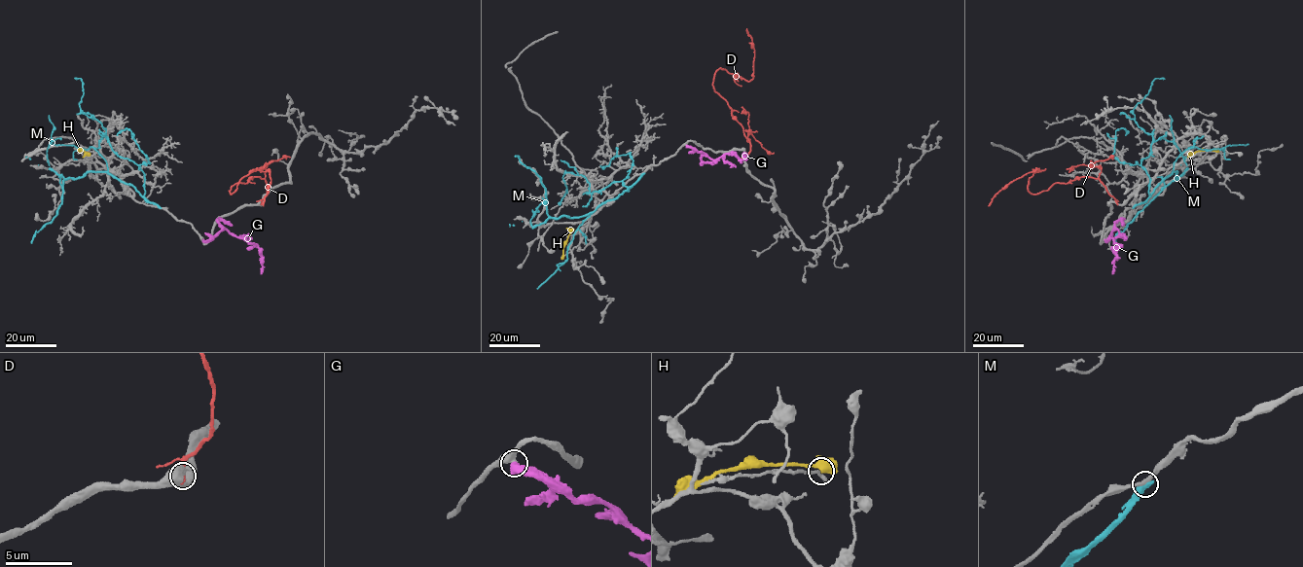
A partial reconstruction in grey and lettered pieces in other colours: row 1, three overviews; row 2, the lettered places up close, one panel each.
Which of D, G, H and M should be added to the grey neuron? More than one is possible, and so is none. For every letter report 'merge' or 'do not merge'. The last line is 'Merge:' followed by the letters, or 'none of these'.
D: do not merge
G: do not merge
H: do not merge
M: do not merge
Merge: none of these

